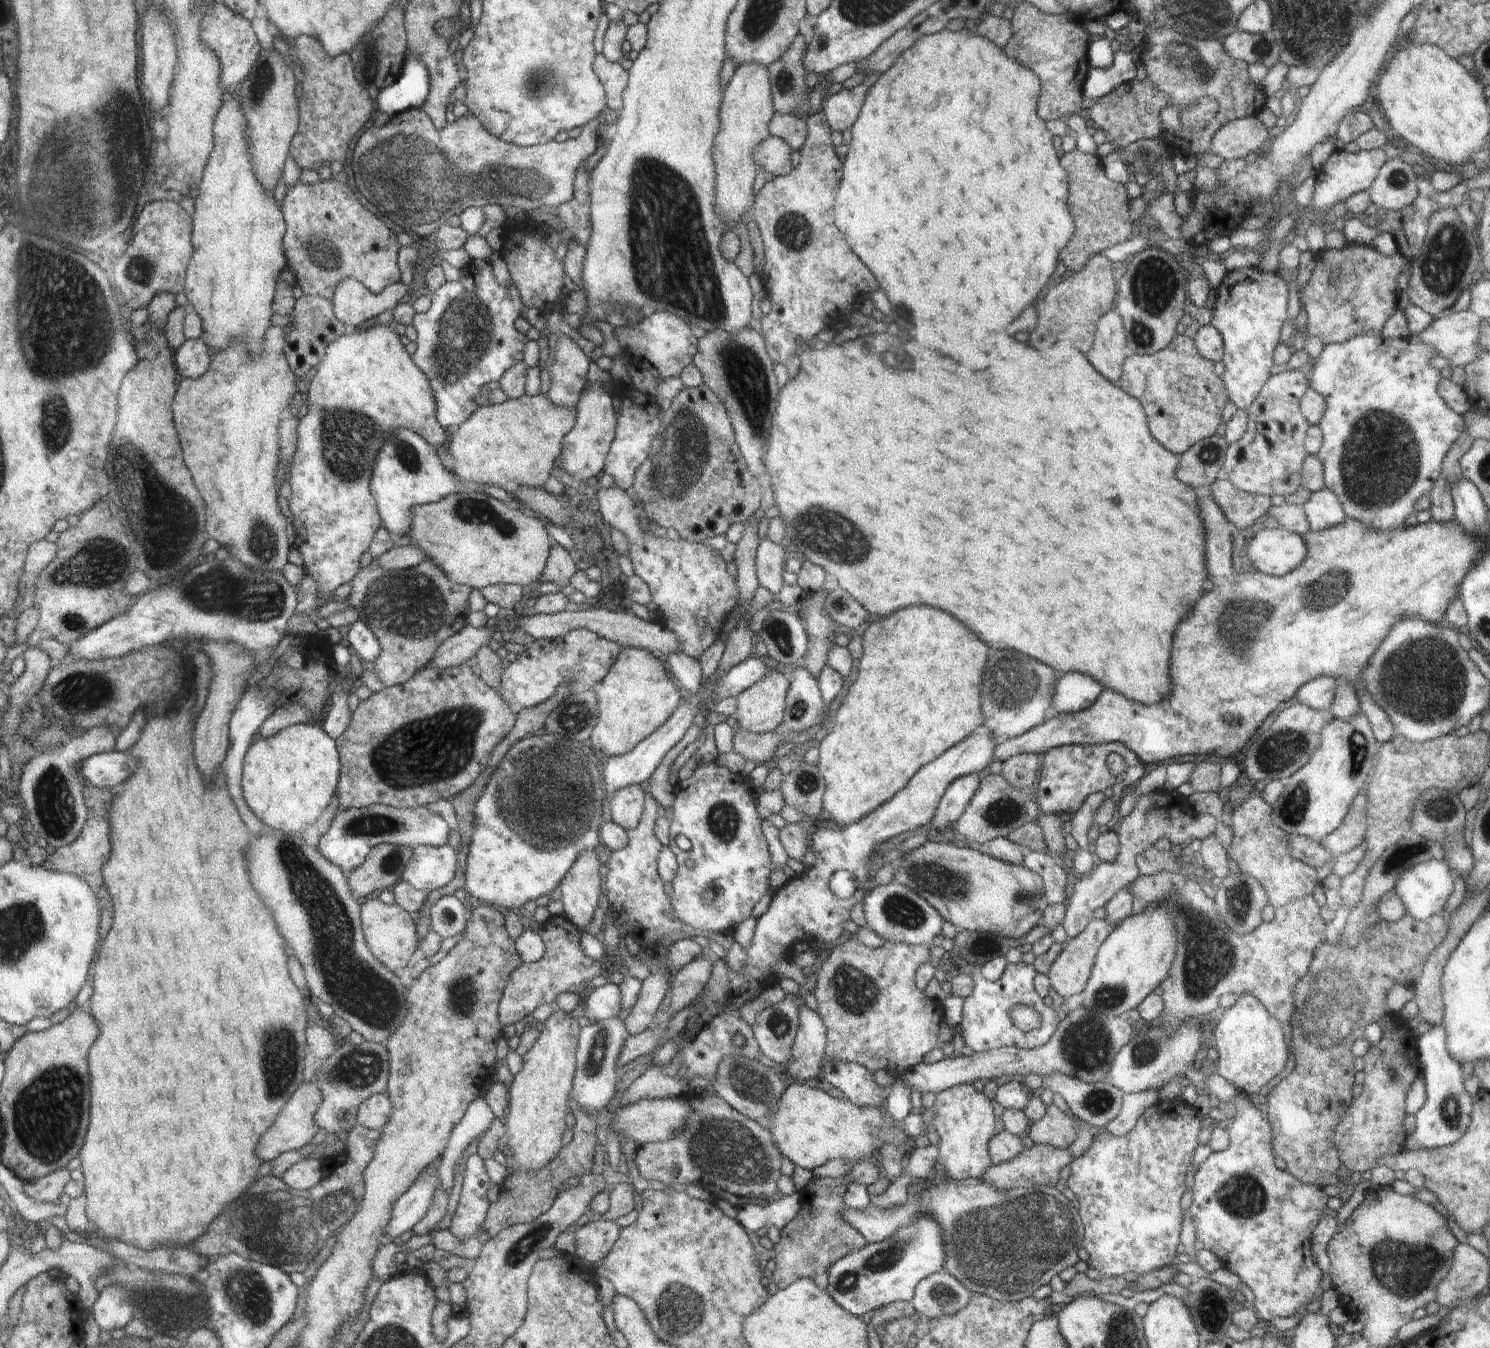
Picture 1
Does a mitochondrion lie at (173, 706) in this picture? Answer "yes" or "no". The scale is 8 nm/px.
no

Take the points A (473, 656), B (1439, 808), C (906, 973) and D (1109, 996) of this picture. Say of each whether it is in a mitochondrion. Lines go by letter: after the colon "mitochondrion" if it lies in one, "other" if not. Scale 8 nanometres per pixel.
A: other
B: mitochondrion
C: other
D: mitochondrion

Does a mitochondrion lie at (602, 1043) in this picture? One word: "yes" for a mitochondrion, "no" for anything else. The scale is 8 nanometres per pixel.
yes

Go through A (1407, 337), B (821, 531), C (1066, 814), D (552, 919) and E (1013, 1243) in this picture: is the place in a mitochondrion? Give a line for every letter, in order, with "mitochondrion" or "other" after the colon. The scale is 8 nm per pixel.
A: other
B: mitochondrion
C: other
D: other
E: mitochondrion

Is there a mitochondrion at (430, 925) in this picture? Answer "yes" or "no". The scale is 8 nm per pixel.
no

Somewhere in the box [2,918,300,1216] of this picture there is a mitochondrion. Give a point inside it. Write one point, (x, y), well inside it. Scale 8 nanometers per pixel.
(48, 1141)

